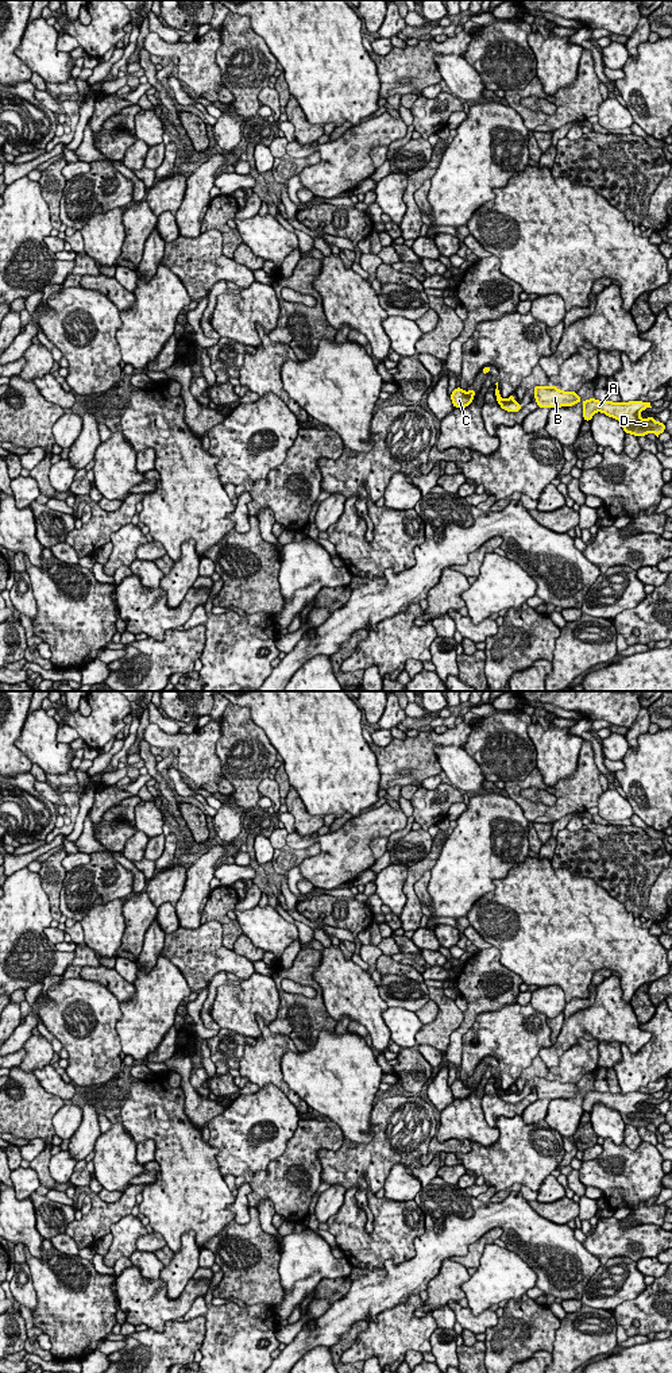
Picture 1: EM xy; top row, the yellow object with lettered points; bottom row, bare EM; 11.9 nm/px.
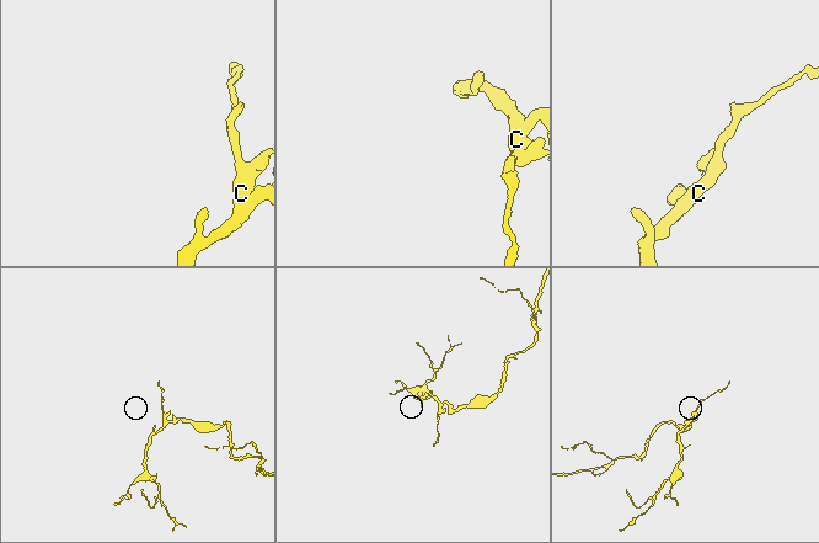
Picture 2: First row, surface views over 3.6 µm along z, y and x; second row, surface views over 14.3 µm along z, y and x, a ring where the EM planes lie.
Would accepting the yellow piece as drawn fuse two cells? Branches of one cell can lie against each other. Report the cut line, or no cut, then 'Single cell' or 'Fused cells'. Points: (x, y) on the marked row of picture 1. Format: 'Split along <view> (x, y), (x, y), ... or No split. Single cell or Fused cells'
No split. Single cell

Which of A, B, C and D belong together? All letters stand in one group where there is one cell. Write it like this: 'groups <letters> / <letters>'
groups A B C D

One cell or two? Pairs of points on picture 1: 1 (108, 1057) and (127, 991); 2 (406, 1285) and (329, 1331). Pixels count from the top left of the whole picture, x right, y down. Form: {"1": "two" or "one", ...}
{"1": "two", "2": "one"}

